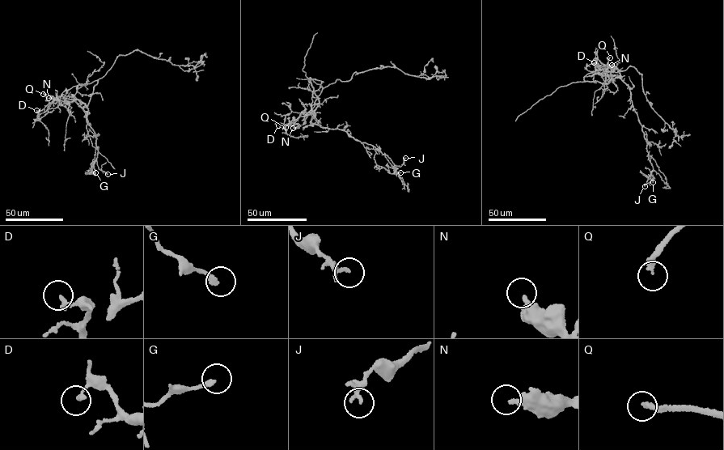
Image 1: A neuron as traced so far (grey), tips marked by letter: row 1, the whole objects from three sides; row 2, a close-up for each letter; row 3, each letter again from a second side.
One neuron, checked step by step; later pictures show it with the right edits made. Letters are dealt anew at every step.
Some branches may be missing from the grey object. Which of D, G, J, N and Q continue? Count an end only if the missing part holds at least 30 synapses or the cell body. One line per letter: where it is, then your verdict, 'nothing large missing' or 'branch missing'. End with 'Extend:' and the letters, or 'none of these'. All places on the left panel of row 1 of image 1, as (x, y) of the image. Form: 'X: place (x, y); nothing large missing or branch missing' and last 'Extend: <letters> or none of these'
D: place (36, 110); nothing large missing
G: place (95, 172); nothing large missing
J: place (107, 174); nothing large missing
N: place (48, 98); nothing large missing
Q: place (43, 94); branch missing
Extend: Q

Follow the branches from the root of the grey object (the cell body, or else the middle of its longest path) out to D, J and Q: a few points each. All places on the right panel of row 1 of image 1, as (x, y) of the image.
D: (584, 76), (586, 81), (609, 82), (603, 66), (596, 62), (596, 73), (594, 62)
J: (584, 76), (586, 81), (604, 83), (619, 78), (628, 86), (653, 168), (650, 181), (645, 186)
Q: (584, 76), (597, 70), (611, 72), (618, 69), (607, 66), (610, 57)

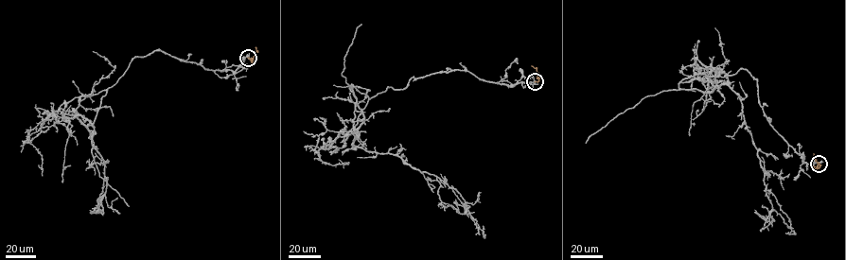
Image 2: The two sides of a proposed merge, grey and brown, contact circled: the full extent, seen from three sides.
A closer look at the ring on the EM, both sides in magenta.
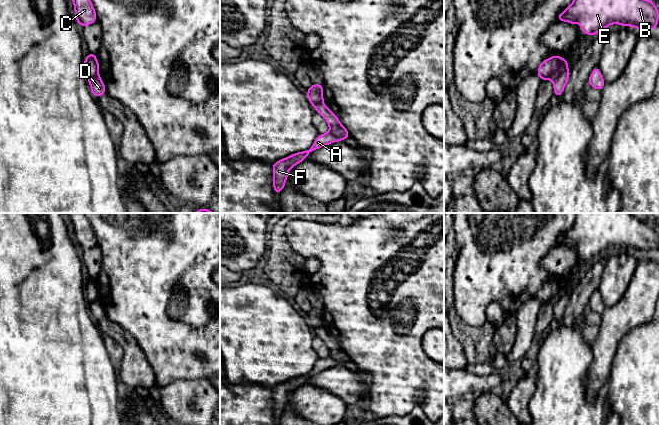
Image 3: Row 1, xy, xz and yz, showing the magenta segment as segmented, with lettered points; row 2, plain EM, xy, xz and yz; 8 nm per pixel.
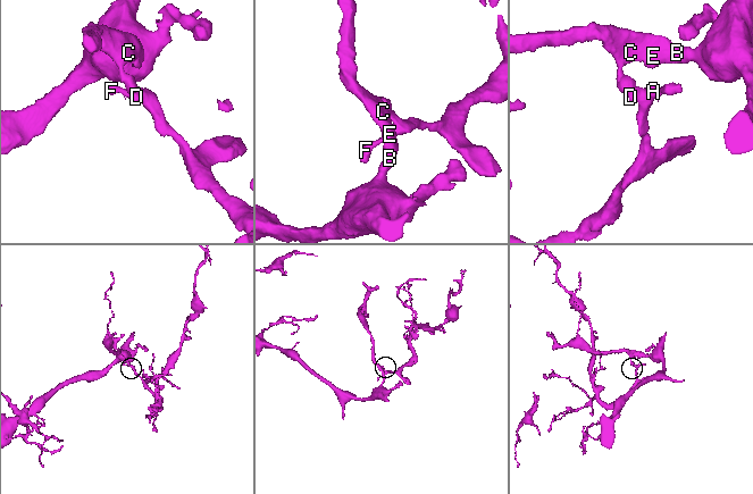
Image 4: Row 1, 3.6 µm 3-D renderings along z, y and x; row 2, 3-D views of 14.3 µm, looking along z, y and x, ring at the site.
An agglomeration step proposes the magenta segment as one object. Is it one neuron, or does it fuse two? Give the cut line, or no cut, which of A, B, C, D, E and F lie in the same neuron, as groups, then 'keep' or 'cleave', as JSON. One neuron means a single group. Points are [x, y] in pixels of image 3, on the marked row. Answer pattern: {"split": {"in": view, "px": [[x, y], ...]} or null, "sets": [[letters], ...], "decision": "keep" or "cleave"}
{"split": {"in": "yz", "px": [[567, 68], [553, 81]]}, "sets": [["A", "D", "F"], ["B", "C", "E"]], "decision": "cleave"}

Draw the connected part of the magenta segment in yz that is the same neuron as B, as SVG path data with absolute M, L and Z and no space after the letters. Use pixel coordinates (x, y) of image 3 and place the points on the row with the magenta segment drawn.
M574 0L567 9L557 17L557 22L566 21L576 25L581 23L581 32L595 36L609 25L617 23L620 26L632 26L639 30L656 30L659 11L650 0Z

